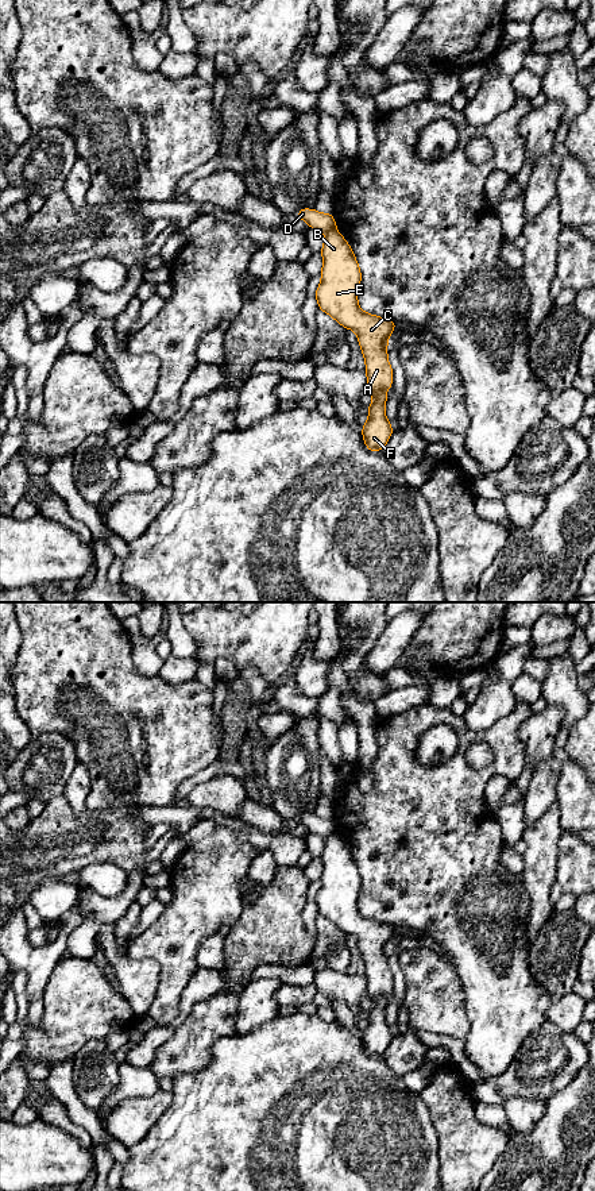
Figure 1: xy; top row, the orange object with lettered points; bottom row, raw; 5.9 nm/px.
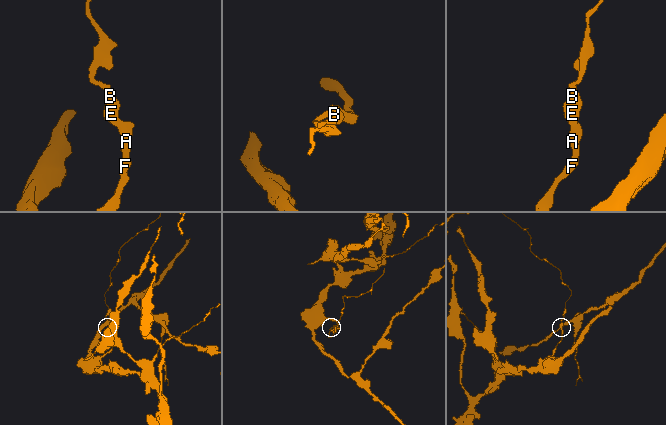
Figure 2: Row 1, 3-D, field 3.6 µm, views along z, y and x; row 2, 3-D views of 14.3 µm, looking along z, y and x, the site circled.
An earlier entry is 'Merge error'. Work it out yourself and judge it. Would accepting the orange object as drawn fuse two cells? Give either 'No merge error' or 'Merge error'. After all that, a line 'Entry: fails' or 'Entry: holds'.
Merge error
Entry: holds

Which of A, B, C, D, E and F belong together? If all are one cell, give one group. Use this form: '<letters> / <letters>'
A B C E F / D

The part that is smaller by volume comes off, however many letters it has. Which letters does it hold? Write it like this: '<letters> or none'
D

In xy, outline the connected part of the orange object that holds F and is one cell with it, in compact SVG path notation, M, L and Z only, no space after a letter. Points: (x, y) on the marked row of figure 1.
M332 228L325 232L321 248L321 284L314 297L320 311L332 316L340 325L353 329L366 361L367 393L374 396L368 405L368 420L362 427L364 446L382 451L394 428L387 421L386 390L393 386L393 369L387 359L387 340L397 327L393 320L363 312L358 305L362 273L351 246Z

